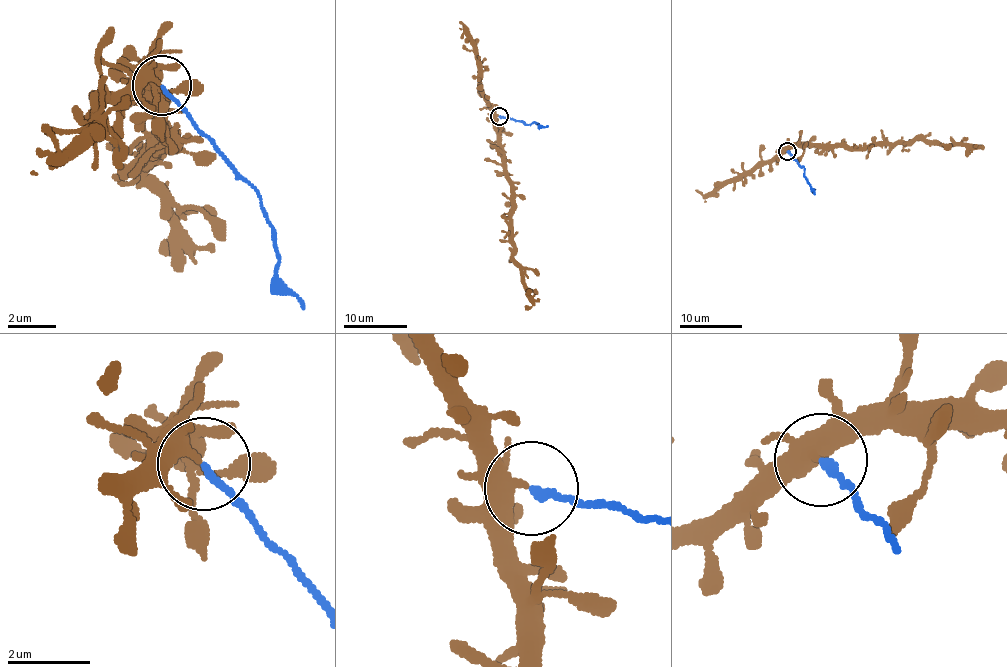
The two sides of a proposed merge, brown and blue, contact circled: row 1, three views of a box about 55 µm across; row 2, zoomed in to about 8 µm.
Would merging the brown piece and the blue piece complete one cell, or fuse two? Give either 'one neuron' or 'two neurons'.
two neurons

